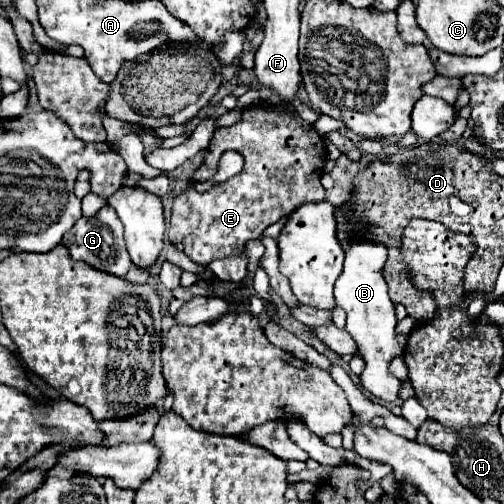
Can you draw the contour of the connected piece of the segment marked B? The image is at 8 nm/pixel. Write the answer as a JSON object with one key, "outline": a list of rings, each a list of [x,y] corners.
{"outline":[[[350,242],[350,248],[346,250],[344,258],[344,270],[340,278],[336,280],[334,296],[336,306],[346,310],[346,330],[358,344],[358,354],[364,360],[364,370],[360,374],[360,384],[364,390],[368,390],[372,396],[376,396],[382,402],[394,402],[398,400],[400,380],[390,374],[388,364],[392,358],[400,356],[404,348],[394,340],[396,332],[396,316],[394,316],[394,302],[388,296],[386,280],[382,278],[382,266],[386,262],[388,250],[382,244],[368,244],[368,242]]]}

